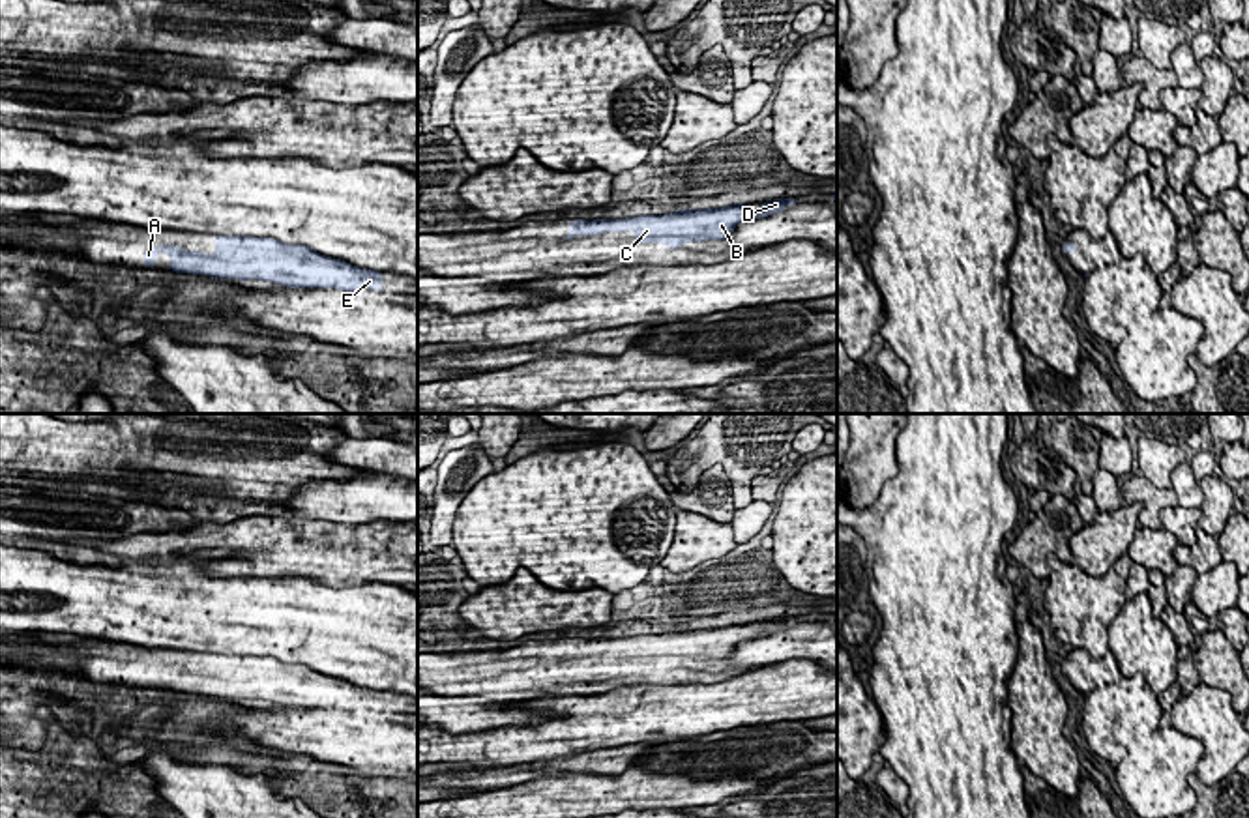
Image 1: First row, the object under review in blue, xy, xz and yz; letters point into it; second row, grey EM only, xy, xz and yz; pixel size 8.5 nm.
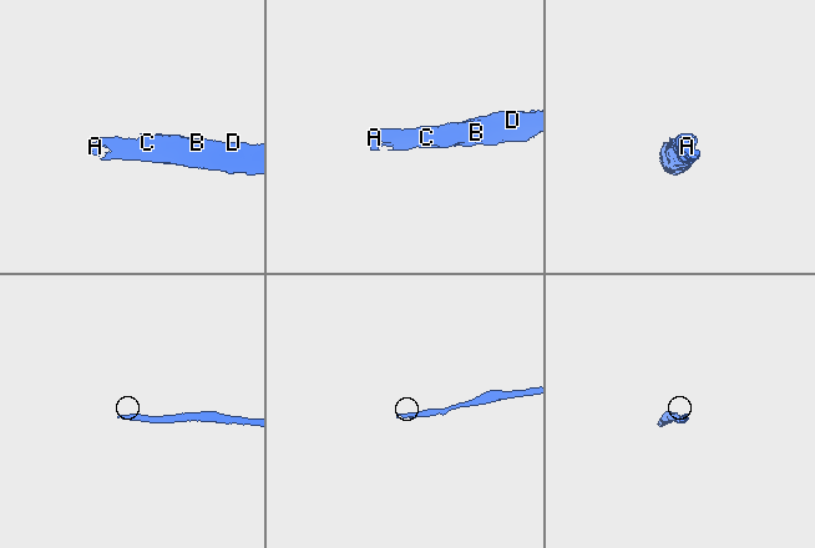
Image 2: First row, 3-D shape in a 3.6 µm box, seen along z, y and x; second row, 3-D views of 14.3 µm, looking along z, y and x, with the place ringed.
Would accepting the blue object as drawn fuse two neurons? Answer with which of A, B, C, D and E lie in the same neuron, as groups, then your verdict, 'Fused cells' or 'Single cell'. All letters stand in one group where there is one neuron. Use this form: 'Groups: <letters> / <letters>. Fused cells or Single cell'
Groups: A B C D E. Single cell

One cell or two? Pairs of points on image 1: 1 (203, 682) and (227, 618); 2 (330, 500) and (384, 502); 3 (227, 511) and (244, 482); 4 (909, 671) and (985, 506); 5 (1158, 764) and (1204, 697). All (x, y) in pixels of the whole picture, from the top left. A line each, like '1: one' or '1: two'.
1: two
2: one
3: two
4: one
5: two

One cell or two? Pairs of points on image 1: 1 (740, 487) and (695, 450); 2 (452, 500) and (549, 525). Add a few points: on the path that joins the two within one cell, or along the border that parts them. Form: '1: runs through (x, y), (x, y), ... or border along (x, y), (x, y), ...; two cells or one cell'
1: runs through (740, 472), (718, 450), (710, 450); one cell
2: border along (491, 472), (461, 502), (450, 543); two cells

